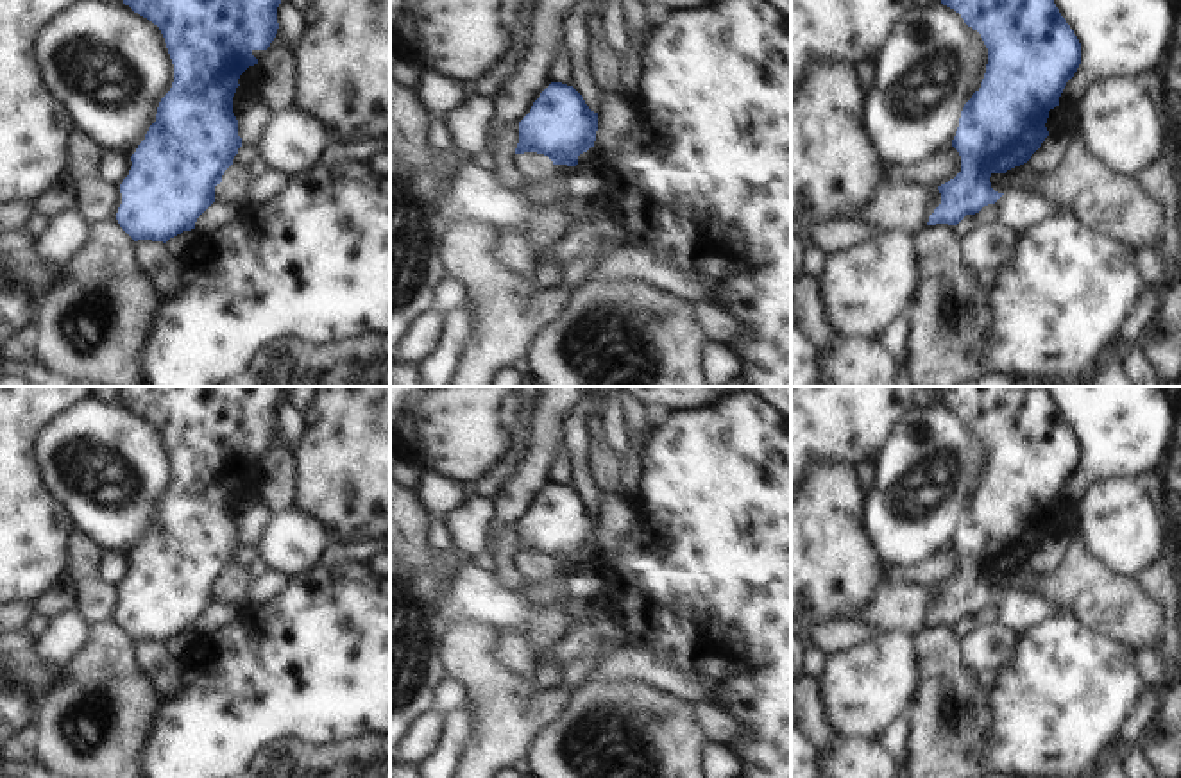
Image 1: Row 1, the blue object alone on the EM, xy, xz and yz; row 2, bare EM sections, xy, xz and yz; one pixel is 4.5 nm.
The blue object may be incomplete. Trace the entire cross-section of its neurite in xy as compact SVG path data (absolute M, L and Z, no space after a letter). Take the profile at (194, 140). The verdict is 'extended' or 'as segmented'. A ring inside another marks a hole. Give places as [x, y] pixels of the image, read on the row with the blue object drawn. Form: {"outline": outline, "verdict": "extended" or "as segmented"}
{"outline": "M123 0L134 13L159 27L174 82L161 98L156 122L131 156L132 166L120 184L120 227L134 240L166 243L195 229L197 218L215 202L215 186L233 165L242 138L233 113L240 75L258 64L254 50L267 50L279 23L281 0Z", "verdict": "as segmented"}

